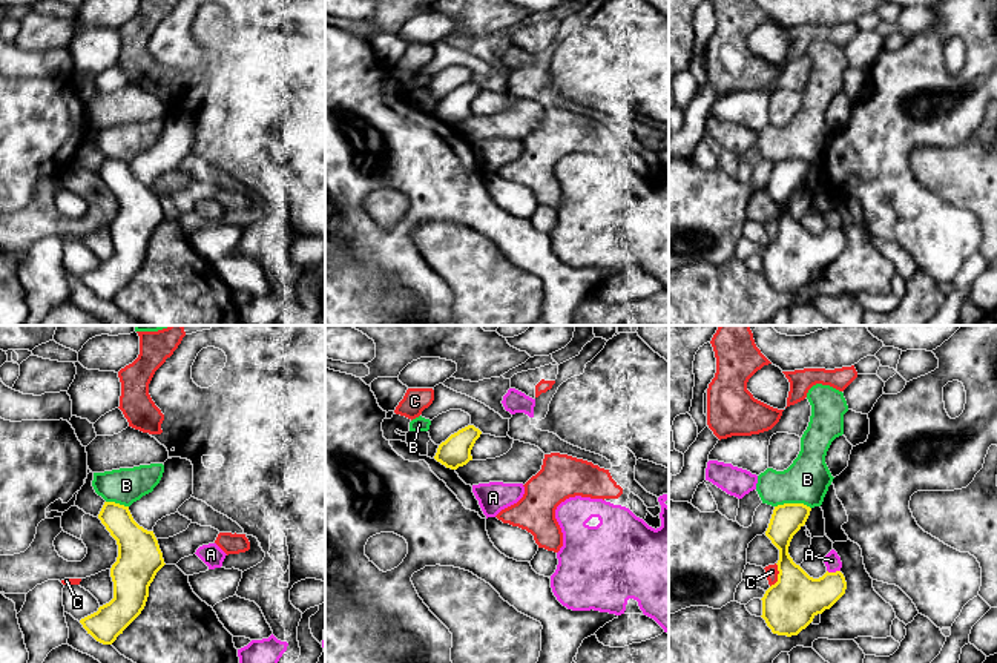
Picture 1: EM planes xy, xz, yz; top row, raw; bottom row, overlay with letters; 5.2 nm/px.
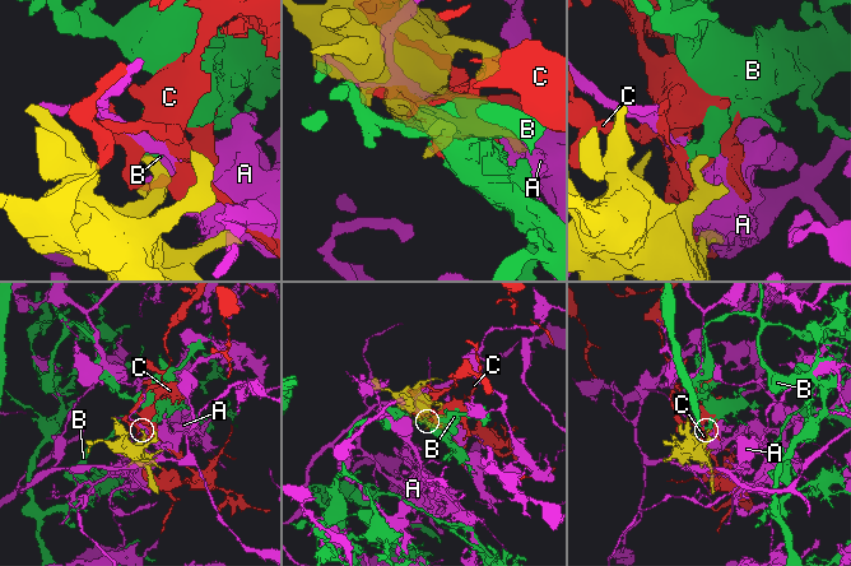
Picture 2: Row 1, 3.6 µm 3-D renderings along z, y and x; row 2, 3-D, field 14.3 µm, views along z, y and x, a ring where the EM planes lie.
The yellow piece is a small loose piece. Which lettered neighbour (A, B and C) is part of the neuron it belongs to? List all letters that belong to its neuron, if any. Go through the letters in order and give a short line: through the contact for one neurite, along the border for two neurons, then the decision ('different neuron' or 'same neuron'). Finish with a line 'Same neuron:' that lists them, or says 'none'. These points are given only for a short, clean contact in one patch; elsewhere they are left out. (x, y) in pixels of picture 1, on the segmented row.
A: different neuron
B: line yz (787, 519), (793, 504), (793, 494), (807, 479); same neuron
C: different neuron
Same neuron: B

